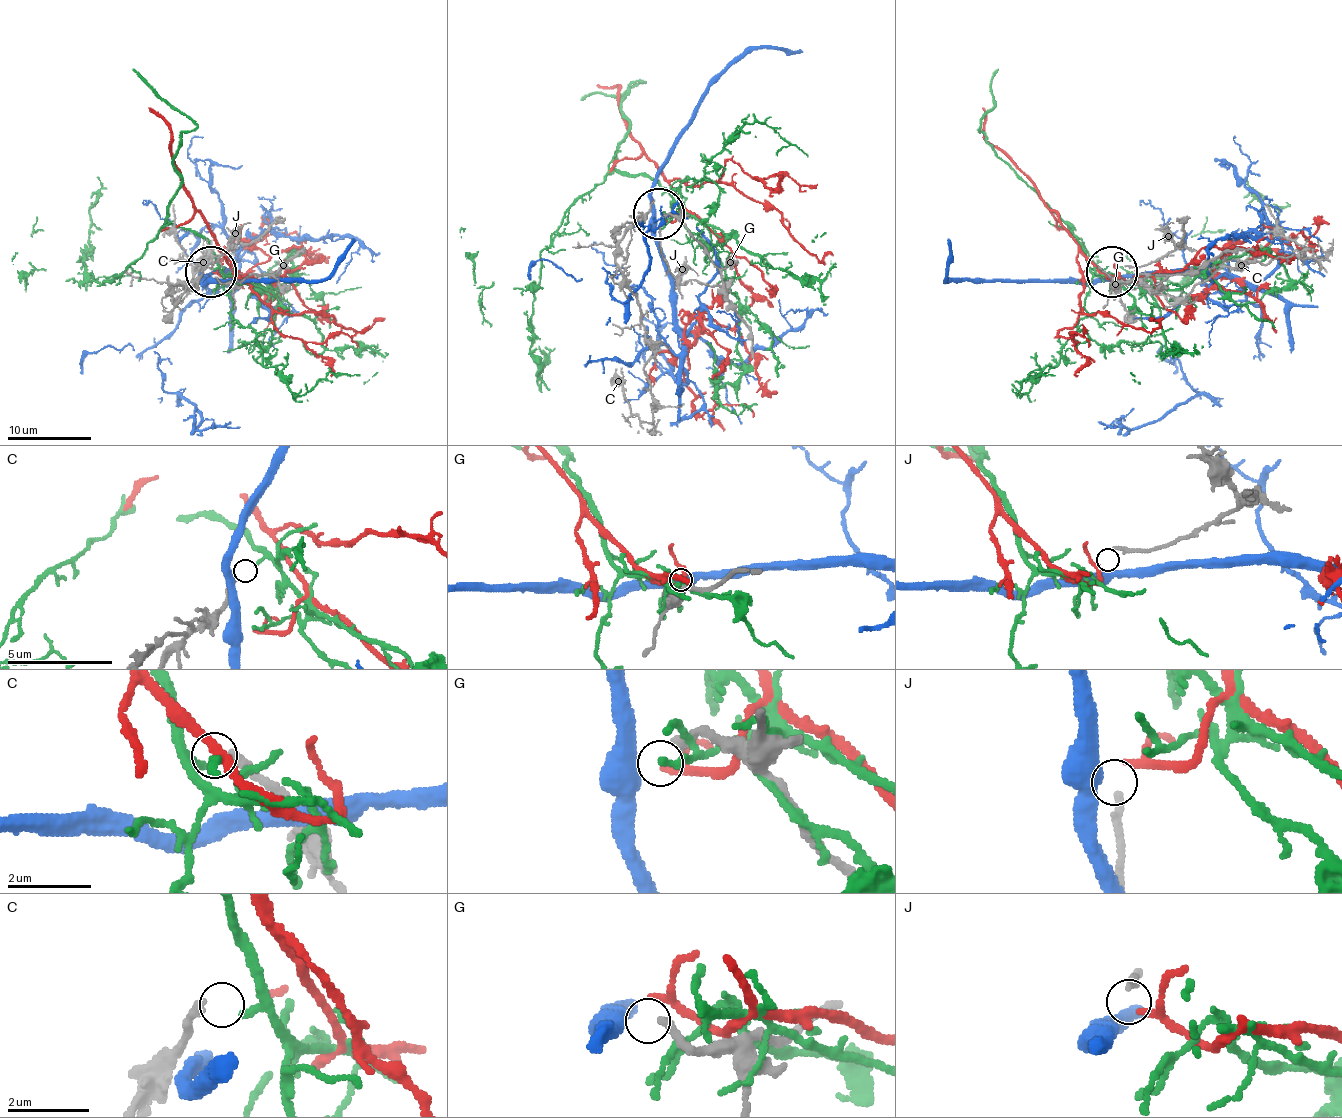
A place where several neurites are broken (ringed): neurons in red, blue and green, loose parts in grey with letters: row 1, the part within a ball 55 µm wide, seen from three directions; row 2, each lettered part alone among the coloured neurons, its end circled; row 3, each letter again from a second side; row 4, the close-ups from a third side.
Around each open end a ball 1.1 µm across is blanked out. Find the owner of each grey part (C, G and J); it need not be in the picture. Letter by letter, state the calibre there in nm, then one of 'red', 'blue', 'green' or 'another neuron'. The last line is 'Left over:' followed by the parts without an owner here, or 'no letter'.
C: 190 nm thick; green
G: 200 nm thick; another neuron
J: 180 nm thick; red
Left over: G

